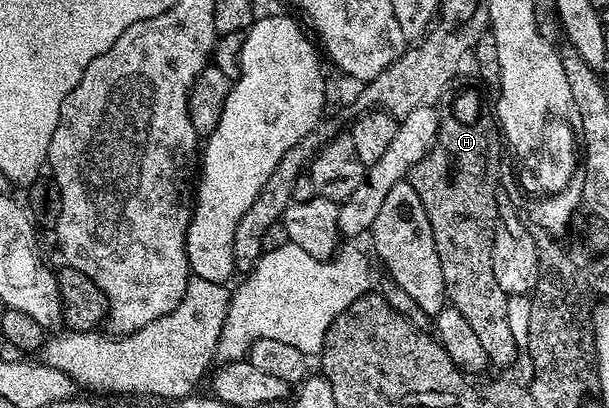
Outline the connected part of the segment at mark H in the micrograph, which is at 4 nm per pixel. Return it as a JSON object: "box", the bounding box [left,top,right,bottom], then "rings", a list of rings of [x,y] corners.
{"box":[408,88,520,366],"rings":[[[466,88],[451,102],[450,113],[439,119],[436,142],[428,154],[416,162],[408,177],[416,194],[420,194],[420,202],[424,202],[424,214],[428,214],[428,222],[432,226],[432,238],[436,242],[436,254],[440,254],[440,270],[444,274],[446,299],[472,325],[472,331],[480,337],[490,364],[494,366],[510,364],[520,356],[520,349],[512,338],[512,329],[508,327],[510,297],[500,290],[500,282],[496,282],[496,274],[492,274],[492,242],[500,215],[498,167],[502,164],[502,148],[504,141],[491,105],[490,108],[486,105],[485,98],[476,89]]]}

